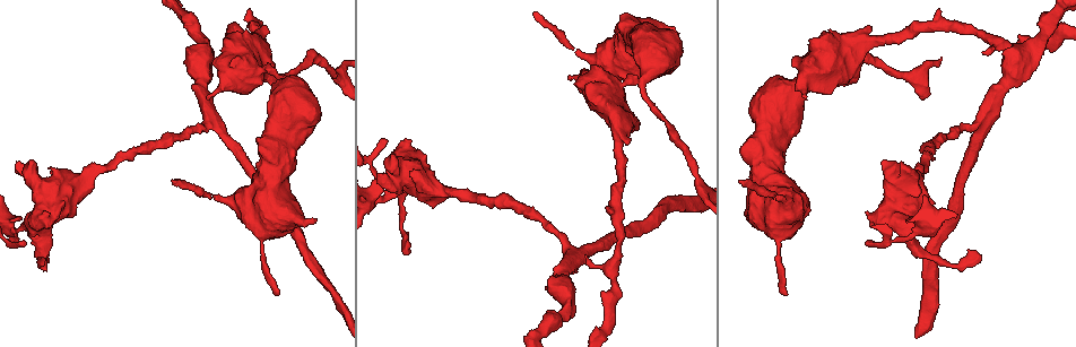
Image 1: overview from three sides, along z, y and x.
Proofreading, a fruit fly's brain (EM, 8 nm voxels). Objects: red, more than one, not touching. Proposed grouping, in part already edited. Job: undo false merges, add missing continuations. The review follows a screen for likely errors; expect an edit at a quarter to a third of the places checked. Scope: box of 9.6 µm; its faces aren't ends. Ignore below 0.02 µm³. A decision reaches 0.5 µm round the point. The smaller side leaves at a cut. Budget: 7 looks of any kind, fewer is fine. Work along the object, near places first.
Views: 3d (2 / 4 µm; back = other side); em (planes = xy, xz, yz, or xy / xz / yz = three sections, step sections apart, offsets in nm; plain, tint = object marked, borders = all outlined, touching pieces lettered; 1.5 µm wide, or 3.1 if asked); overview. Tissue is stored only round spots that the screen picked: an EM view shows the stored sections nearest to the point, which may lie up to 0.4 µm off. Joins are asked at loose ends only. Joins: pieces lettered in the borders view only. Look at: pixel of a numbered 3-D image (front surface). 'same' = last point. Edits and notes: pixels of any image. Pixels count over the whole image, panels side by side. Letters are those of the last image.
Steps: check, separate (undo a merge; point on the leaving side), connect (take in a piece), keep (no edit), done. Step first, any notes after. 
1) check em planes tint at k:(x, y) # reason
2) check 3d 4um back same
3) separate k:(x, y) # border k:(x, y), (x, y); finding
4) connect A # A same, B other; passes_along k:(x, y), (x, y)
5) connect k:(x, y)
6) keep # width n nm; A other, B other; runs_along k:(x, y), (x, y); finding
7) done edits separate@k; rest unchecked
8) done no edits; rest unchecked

check em planes borders at 1:(48, 216) # thick end

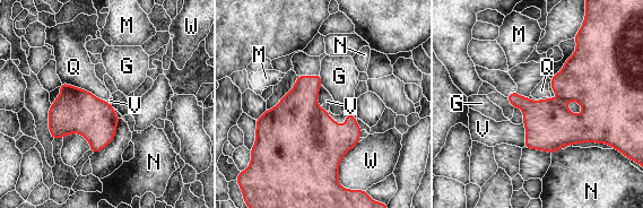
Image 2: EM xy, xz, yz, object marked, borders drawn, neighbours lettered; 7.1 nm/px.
keep # width 320 nm; G other, M other, N other, Q other, V other, W other; border 2:(321, 85), (318, 103), (328, 111); no lettered piece goes on from it

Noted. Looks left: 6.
check em planes borders at 1:(277, 294) # thin end

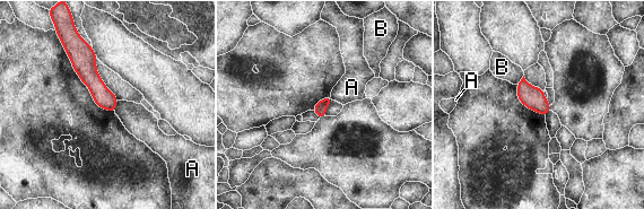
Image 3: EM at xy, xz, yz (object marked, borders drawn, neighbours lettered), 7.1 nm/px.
keep # A other, B other; runs_along 3:(83, 46), (86, 70), (112, 107); none of them fits

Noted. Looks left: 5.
done no edits; rest unchecked

